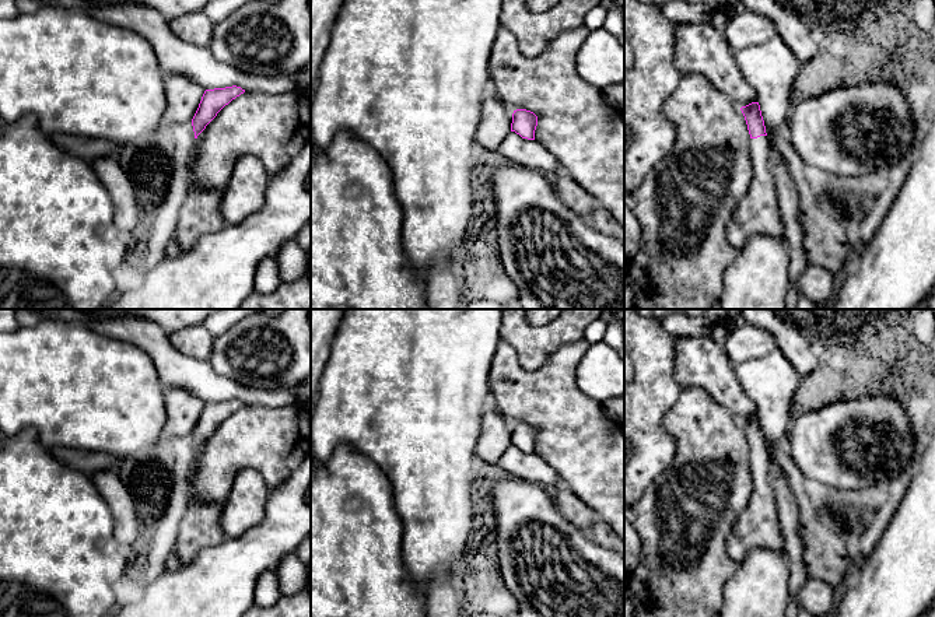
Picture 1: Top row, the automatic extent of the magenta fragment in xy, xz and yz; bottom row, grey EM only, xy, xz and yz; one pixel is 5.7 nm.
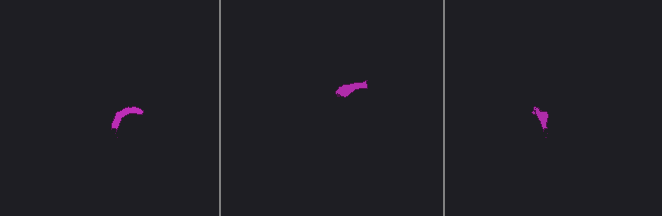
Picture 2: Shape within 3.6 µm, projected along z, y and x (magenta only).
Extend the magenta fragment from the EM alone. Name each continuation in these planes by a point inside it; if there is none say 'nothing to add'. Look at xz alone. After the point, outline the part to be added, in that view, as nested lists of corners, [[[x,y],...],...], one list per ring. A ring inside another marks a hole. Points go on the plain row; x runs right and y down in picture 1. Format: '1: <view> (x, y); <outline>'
nothing to add

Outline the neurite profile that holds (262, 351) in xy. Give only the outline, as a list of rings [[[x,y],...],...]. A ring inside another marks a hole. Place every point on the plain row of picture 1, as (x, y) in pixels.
[[[284,309],[277,316],[253,313],[214,337],[209,358],[214,372],[248,388],[286,389],[311,375],[311,309]]]

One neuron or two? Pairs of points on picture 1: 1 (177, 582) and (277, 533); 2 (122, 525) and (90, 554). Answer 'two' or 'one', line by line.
1: one
2: two

